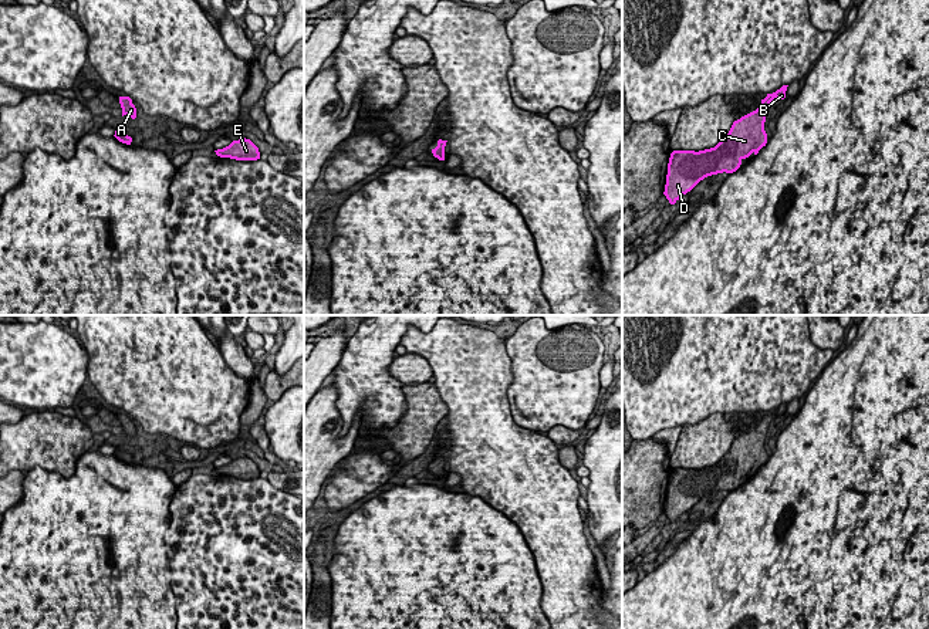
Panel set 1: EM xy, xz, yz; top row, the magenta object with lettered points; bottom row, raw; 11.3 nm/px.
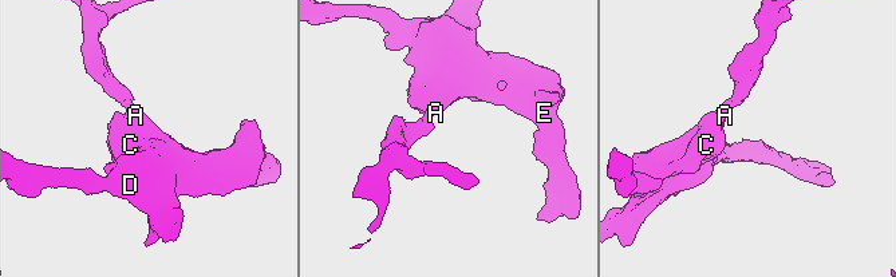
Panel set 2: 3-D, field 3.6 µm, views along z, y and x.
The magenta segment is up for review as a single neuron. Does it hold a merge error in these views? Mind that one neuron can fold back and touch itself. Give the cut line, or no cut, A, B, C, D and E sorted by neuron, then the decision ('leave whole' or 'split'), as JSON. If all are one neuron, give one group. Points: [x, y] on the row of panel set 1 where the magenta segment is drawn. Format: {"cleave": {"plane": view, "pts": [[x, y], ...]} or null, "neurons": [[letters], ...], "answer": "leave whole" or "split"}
{"cleave": null, "neurons": [["A", "B", "C", "D", "E"]], "answer": "leave whole"}

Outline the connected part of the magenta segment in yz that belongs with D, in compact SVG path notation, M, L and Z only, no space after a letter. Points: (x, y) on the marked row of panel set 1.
M787 87L767 94L756 111L734 121L729 133L715 148L699 152L673 151L663 192L669 203L675 204L705 177L723 172L733 173L743 159L751 153L757 155L767 143L764 122L770 102L776 98L784 99Z

